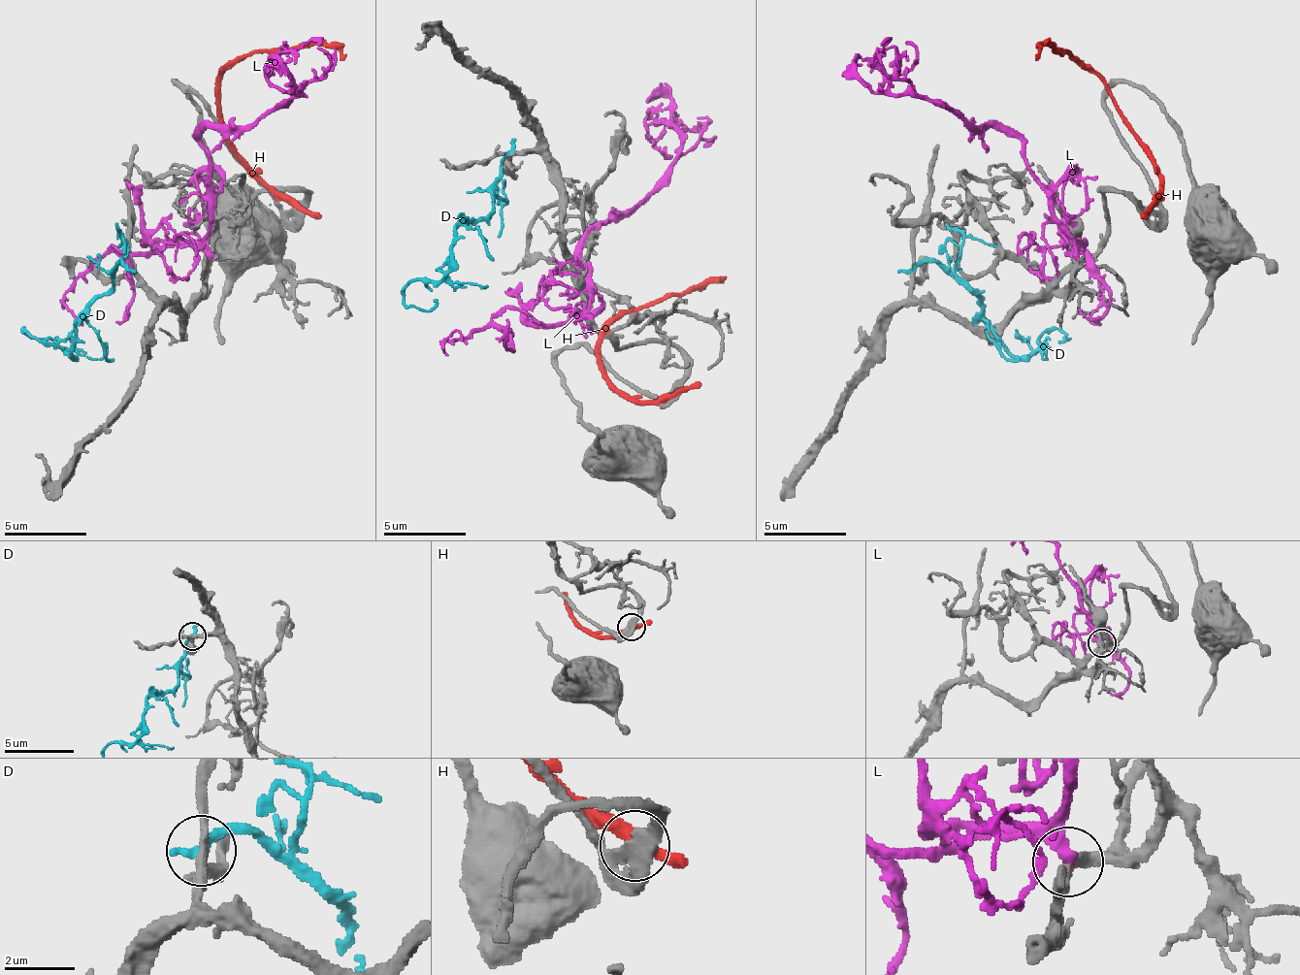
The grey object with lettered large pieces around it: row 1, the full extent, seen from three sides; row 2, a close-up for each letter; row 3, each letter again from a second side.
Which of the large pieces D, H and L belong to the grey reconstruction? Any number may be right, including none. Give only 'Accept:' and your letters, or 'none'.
Accept: none

